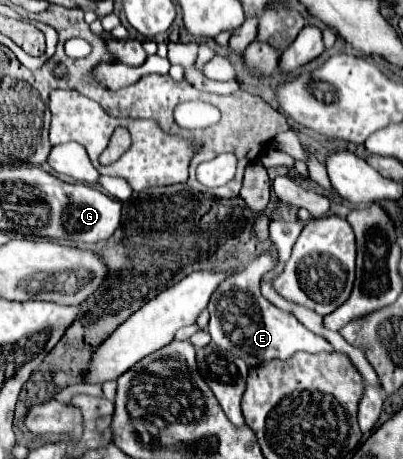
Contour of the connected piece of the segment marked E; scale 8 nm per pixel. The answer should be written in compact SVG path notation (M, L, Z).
M266 250L260 256L256 256L242 272L230 276L226 282L218 286L208 304L210 336L214 344L234 352L250 368L270 360L290 360L294 352L310 352L310 354L334 352L332 344L326 338L310 332L290 312L278 310L260 294L260 278L264 272L272 268L274 260L270 250Z

